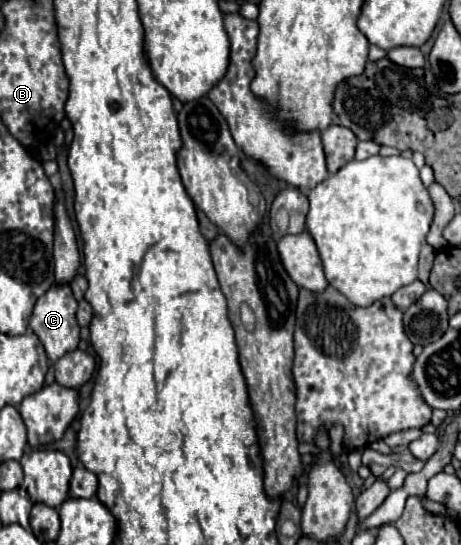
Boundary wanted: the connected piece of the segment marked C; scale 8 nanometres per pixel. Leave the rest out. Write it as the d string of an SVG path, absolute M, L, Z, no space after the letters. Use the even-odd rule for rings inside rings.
M69 284L51 286L47 290L47 294L37 300L37 304L33 308L29 326L37 334L37 338L41 340L41 344L43 344L43 348L47 352L47 358L51 362L59 360L63 354L67 354L71 350L77 350L77 344L79 344L79 324L75 320L75 310L77 310L77 300L73 298Z

